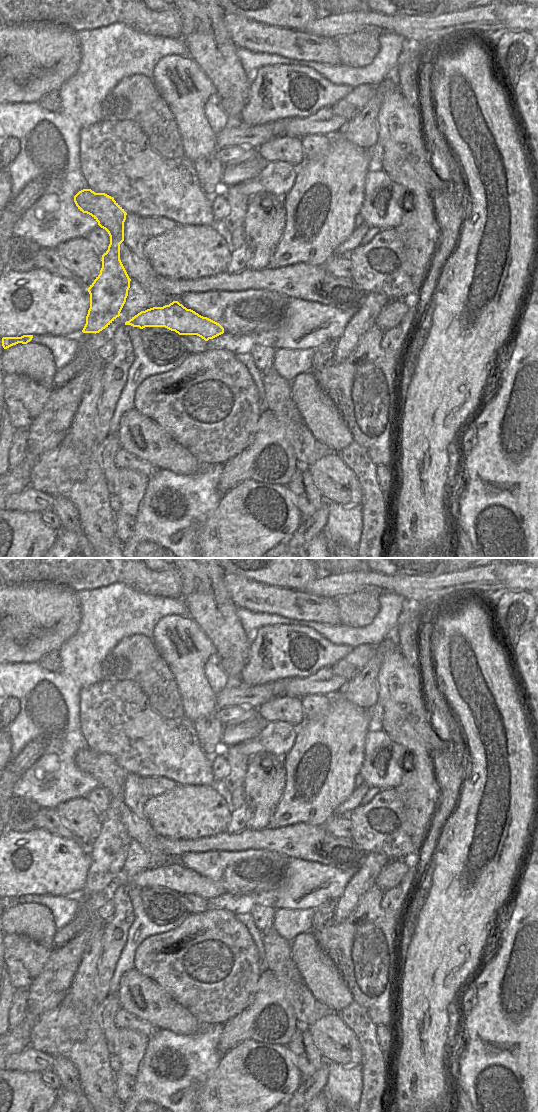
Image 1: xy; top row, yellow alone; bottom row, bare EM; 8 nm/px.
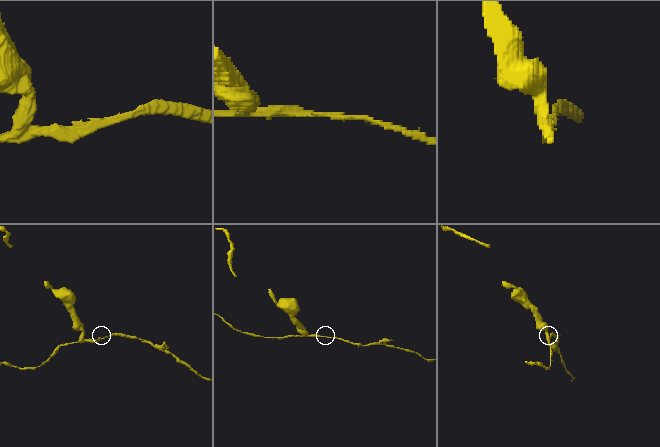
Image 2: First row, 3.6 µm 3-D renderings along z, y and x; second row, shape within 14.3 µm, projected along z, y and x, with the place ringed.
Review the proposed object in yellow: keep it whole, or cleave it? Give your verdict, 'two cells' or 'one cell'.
two cells

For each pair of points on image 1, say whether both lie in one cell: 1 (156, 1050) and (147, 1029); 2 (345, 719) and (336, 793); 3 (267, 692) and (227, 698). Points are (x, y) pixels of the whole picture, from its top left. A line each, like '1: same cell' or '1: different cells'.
1: different cells
2: same cell
3: same cell

